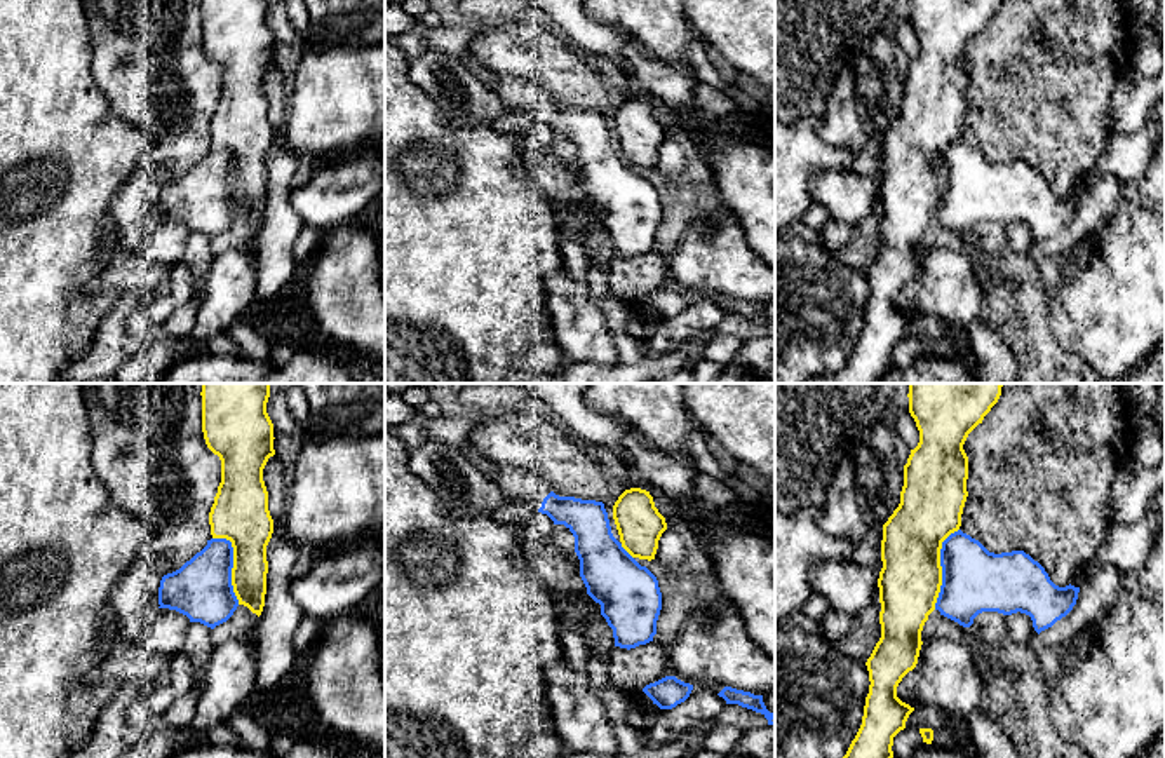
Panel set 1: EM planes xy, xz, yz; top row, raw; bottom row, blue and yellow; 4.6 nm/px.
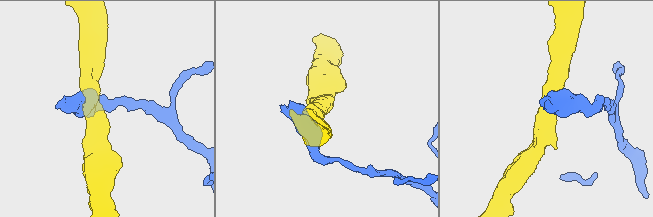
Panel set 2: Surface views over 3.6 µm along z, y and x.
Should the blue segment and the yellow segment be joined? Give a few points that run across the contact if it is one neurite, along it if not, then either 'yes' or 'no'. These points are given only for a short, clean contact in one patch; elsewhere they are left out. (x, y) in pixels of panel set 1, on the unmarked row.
line yz (958, 138), (942, 152), (941, 201), (934, 218); no

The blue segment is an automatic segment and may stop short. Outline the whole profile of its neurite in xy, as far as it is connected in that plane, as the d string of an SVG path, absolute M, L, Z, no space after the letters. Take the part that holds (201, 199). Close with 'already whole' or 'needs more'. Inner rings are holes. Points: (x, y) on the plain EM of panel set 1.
M226 148L207 155L179 179L167 183L158 197L158 218L176 220L211 239L226 232L239 216L232 195L233 157Z | already whole

